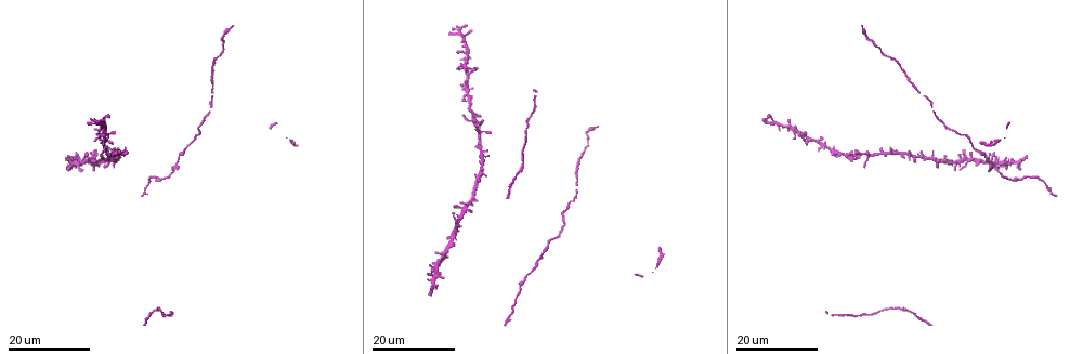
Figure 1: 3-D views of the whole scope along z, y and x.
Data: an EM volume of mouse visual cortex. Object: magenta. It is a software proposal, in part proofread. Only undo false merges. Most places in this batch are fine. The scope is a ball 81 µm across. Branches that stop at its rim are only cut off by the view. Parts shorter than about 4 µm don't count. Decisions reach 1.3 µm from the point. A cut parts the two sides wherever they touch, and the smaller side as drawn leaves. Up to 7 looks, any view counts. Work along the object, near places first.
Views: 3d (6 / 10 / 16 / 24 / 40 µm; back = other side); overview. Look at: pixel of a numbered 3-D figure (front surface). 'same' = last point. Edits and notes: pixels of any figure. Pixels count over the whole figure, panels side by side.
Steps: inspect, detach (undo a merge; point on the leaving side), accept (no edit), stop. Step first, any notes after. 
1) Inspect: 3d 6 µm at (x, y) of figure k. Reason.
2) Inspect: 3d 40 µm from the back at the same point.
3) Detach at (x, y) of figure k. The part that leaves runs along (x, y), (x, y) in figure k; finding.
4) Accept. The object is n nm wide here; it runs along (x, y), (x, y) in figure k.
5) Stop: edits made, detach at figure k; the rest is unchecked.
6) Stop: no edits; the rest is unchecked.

Inspect: 3d 24 µm at (992, 167) of figure 1. Small branch off a trunk.

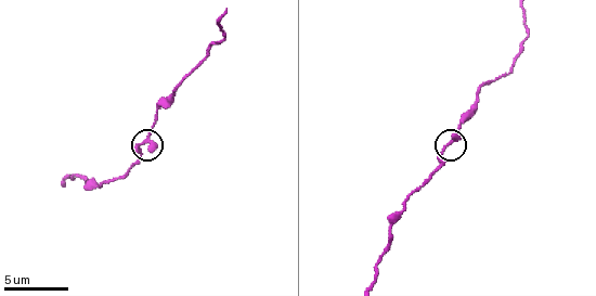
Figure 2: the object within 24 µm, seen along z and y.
Inspect: 3d 10 µm at (451, 142) of figure 2. Zoom in.

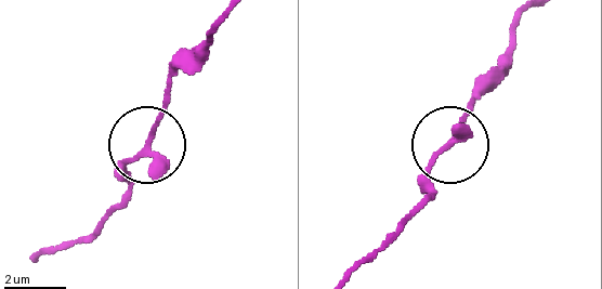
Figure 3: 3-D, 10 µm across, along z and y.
Accept. The object is 170 nm wide here; one cell here.

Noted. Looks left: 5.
Inspect: 3d 16 µm at (528, 37) of figure 2.

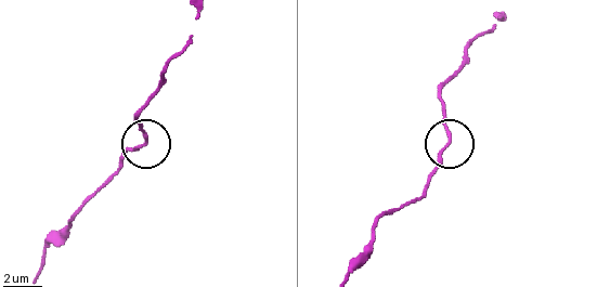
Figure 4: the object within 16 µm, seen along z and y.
Accept. The object is 140 nm wide here; it runs along (346, 276), (378, 222), (435, 173), (451, 140), (441, 98) in figure 4; one cell here.

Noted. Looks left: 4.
Inspect: 3d 16 µm at (982, 161) of figure 1.

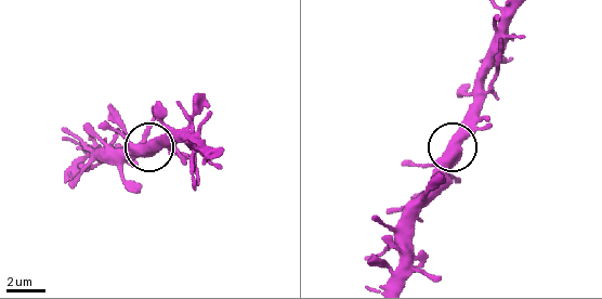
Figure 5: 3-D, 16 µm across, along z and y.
Inspect: 3d 10 µm at (159, 147) of figure 5.

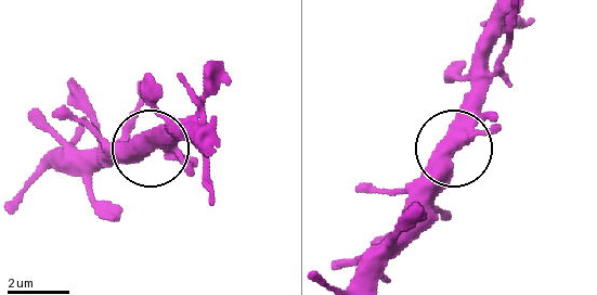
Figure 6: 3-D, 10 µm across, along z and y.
Accept. The object is 520 nm wide here; one cell here.

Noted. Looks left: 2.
Inspect: 3d 16 µm at (436, 275) of figure 1.

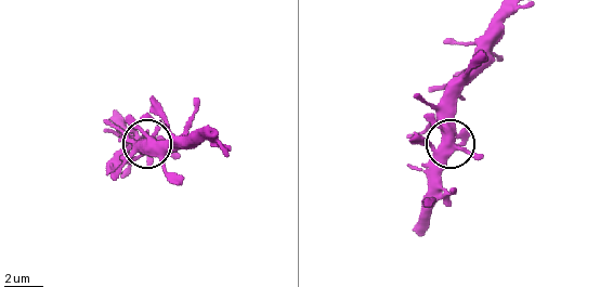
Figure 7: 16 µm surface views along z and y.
Inspect: 3d 10 µm at (459, 146) of figure 7.

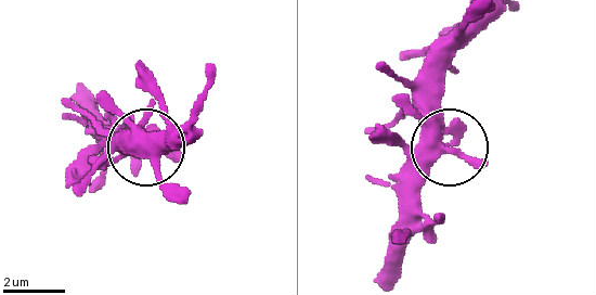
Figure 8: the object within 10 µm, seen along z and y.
Accept. The side arm is 6 µm long; it runs along (488, 18), (446, 65), (443, 151), (404, 203) in figure 8; one cell here.

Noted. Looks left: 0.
Stop: no edits; the rest is unchecked.

